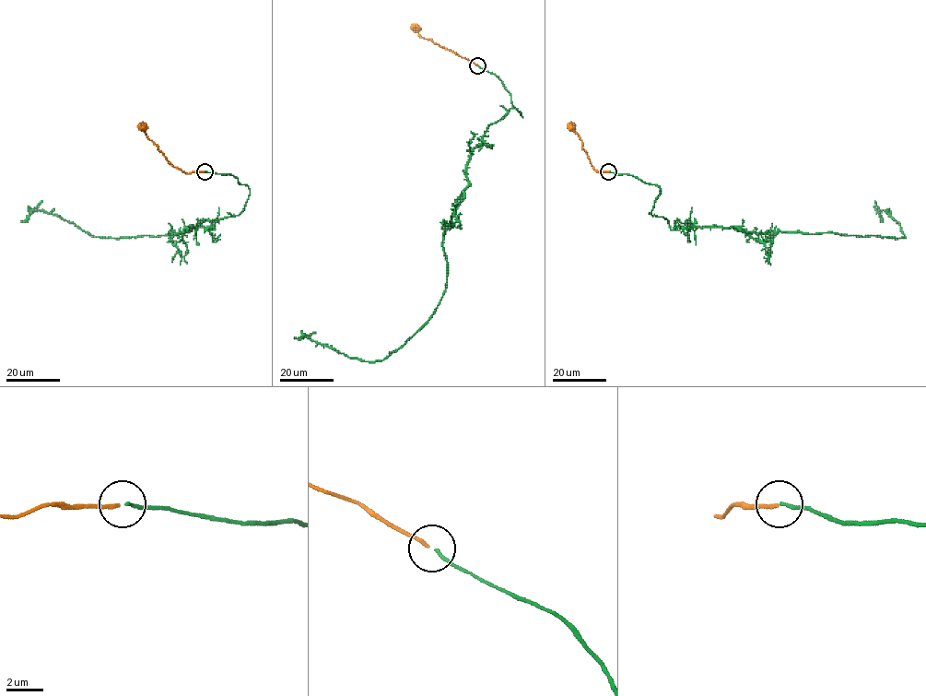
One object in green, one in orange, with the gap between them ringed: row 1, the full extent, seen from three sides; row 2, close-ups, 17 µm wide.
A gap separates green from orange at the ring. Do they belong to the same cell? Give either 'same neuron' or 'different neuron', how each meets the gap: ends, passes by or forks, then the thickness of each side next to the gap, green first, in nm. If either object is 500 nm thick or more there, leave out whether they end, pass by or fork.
same neuron; green ends there; orange ends there; 160 nm thick on the green side, 180 nm on the other

